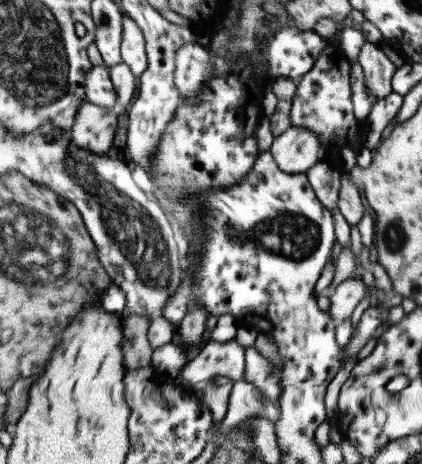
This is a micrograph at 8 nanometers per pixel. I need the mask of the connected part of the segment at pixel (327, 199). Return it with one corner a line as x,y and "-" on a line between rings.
319,161
312,168
309,168
305,174
315,198
327,210
337,210
336,202
341,176
337,165

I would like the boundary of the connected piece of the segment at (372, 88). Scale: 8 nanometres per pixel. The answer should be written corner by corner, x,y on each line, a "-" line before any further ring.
363,40
356,63
361,67
367,93
377,100
387,97
391,92
389,79
397,68
389,62
379,45

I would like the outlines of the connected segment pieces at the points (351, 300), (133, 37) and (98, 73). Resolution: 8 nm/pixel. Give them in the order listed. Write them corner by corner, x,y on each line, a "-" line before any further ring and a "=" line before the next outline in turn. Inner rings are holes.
351,277
340,282
328,293
329,314
336,324
349,318
353,308
368,293
361,278
=
127,15
121,17
121,62
126,64
133,76
138,76
147,68
145,40
139,27
=
91,65
91,68
87,69
84,101
95,106
112,108
117,96
114,90
105,65

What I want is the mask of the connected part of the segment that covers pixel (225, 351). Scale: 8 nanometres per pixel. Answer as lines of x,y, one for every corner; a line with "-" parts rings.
206,338
198,354
180,368
177,377
189,384
213,376
227,377
232,383
245,381
243,352
235,340
221,343

